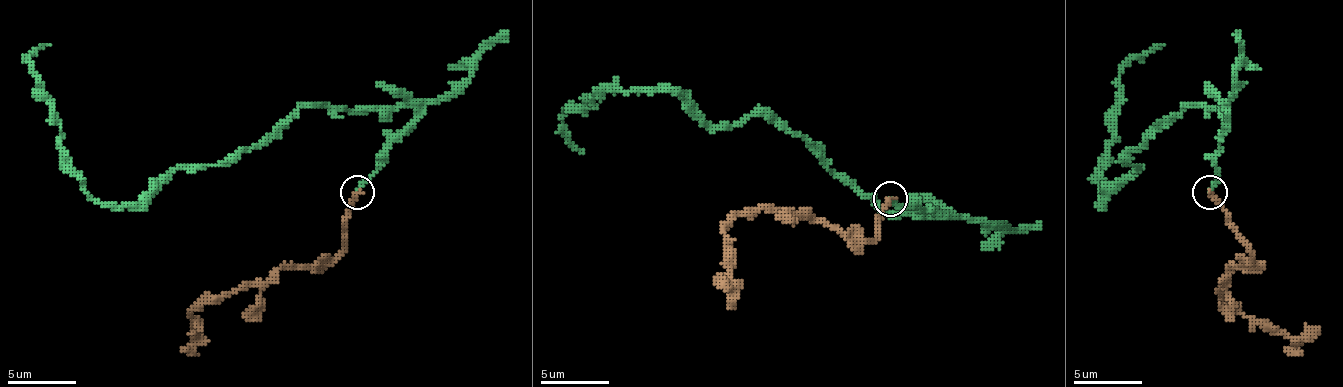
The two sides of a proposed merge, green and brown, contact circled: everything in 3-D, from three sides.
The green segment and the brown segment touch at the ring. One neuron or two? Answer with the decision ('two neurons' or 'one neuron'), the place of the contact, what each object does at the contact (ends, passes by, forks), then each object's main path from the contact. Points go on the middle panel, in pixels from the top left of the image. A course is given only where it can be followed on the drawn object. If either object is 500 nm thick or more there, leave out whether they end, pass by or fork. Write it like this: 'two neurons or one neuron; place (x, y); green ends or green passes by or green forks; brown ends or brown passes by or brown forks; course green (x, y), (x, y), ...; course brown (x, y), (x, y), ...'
one neuron; place (890, 199); green ends; brown ends; course green (889, 198), (948, 215), (889, 215), (800, 136), (762, 115), (710, 126), (666, 91), (569, 108), (583, 153); course brown (889, 198), (879, 215), (879, 232), (865, 239), (810, 222), (796, 212), (741, 212), (724, 229), (735, 308)

